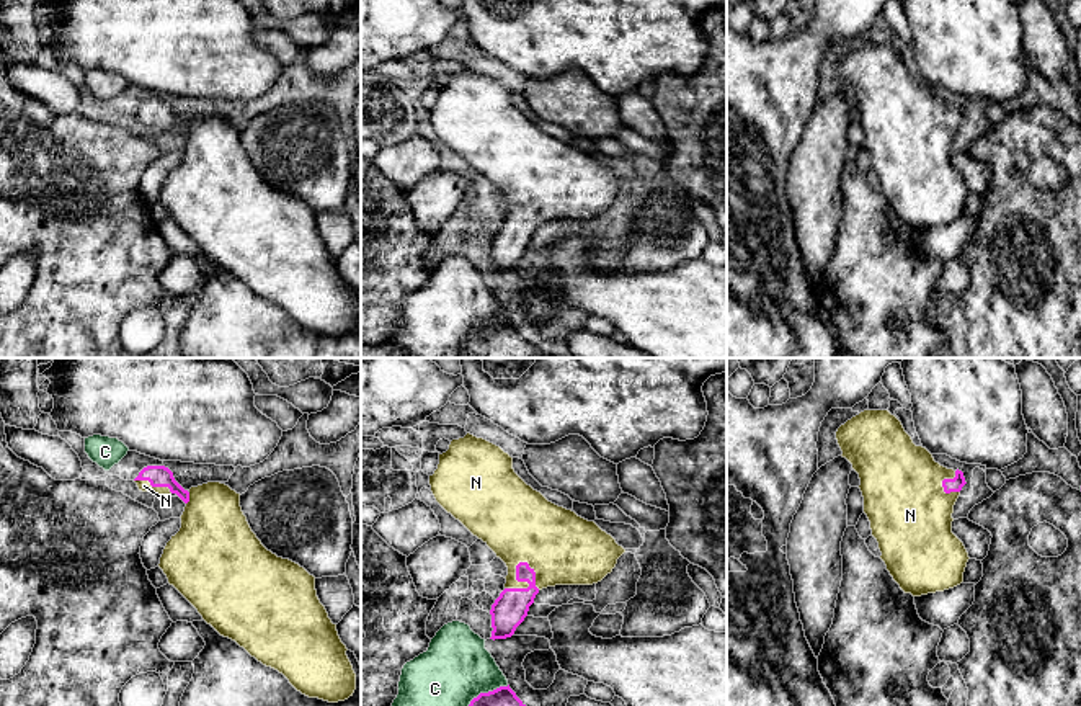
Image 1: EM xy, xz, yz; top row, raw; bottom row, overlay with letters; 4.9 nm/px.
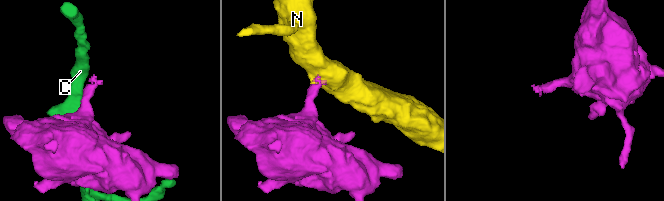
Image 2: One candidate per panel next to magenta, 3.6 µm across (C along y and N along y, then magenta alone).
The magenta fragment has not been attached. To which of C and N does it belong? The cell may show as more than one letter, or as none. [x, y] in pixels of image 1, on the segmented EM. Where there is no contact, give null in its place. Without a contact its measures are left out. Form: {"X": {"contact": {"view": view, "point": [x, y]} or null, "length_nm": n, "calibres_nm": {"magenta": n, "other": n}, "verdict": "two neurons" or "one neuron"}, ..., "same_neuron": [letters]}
{"C": {"contact": {"view": "xz", "point": [489, 692]}, "length_nm": 220, "calibres_nm": {"magenta": 100, "other": 340}, "verdict": "two neurons"}, "N": {"contact": {"view": "xz", "point": [520, 580]}, "length_nm": 180, "calibres_nm": {"magenta": 170, "other": 320}, "verdict": "one neuron"}, "same_neuron": ["N"]}

